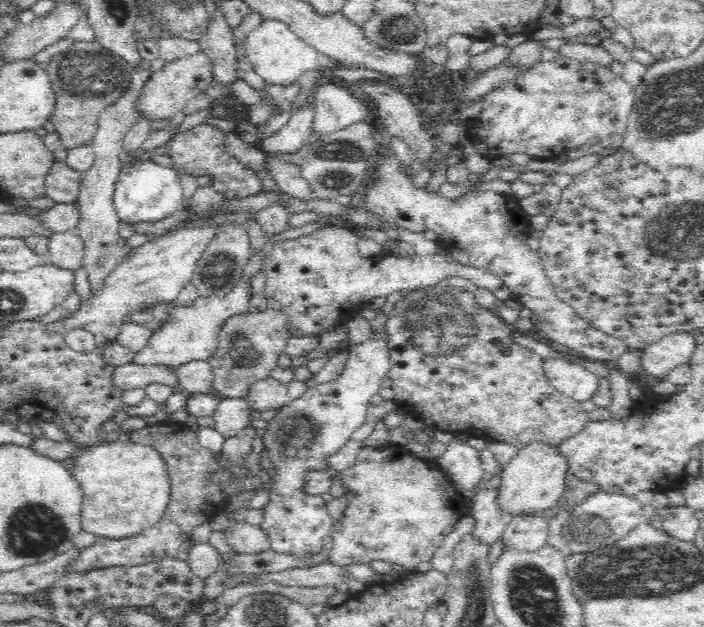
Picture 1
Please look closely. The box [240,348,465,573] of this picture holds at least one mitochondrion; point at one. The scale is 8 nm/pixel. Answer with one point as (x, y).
(298, 432)

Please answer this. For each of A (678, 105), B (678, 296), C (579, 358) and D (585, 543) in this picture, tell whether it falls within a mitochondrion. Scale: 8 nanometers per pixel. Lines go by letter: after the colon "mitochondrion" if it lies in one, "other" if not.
A: mitochondrion
B: other
C: other
D: mitochondrion

